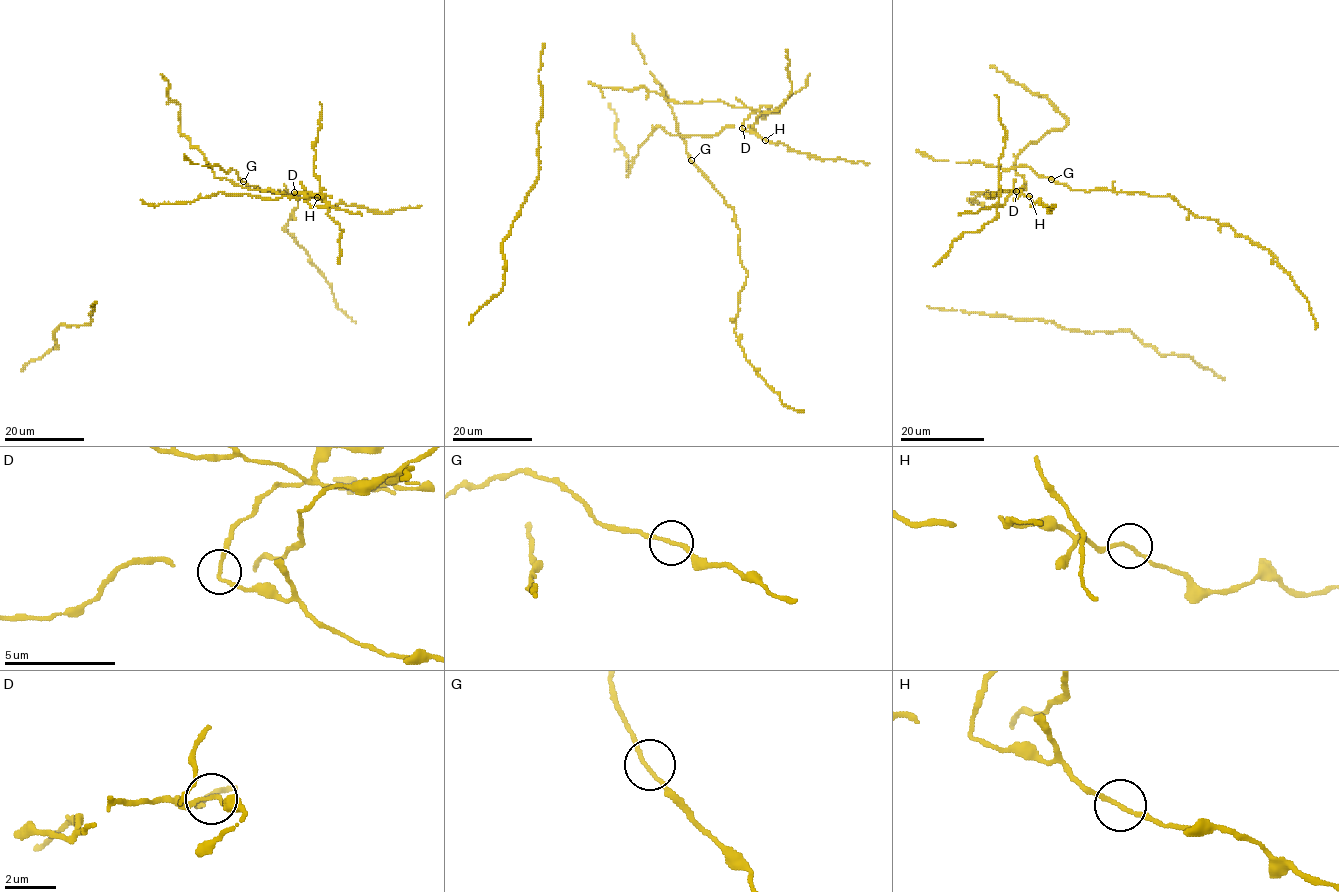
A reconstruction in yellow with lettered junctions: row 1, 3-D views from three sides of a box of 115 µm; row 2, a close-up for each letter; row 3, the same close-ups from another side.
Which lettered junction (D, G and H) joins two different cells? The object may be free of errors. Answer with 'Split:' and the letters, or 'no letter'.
Split: D

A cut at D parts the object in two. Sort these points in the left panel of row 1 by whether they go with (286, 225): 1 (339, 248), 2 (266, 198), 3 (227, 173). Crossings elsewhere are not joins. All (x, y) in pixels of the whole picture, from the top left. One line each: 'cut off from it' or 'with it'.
1: cut off from it
2: cut off from it
3: with it

